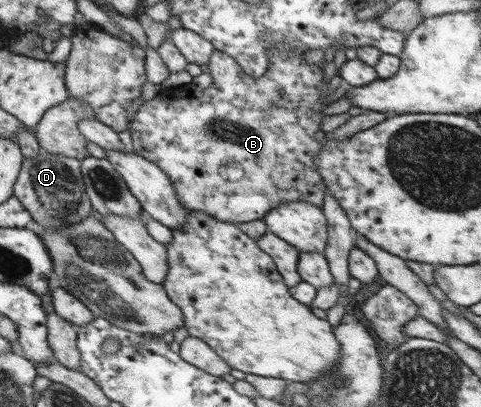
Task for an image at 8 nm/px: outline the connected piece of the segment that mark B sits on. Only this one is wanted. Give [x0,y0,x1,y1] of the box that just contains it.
[129,44,329,224]

